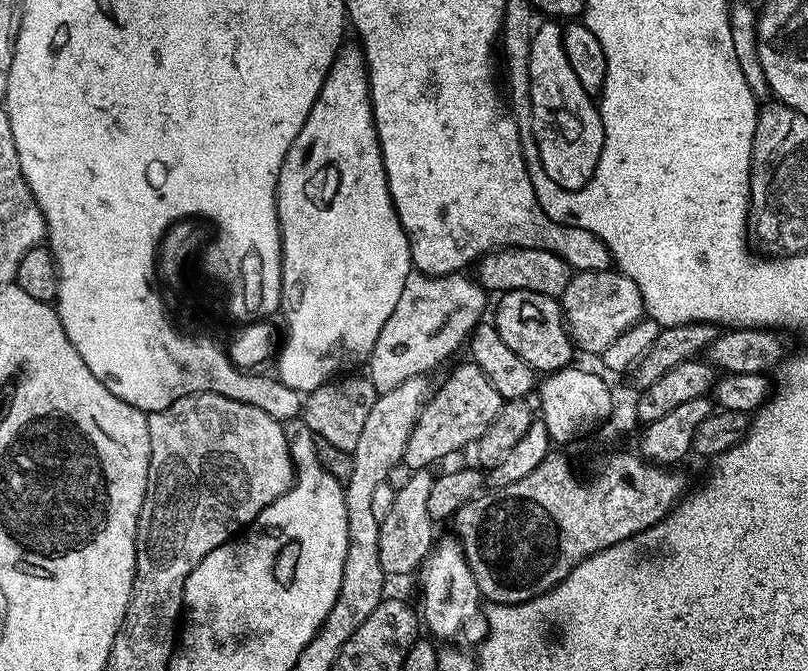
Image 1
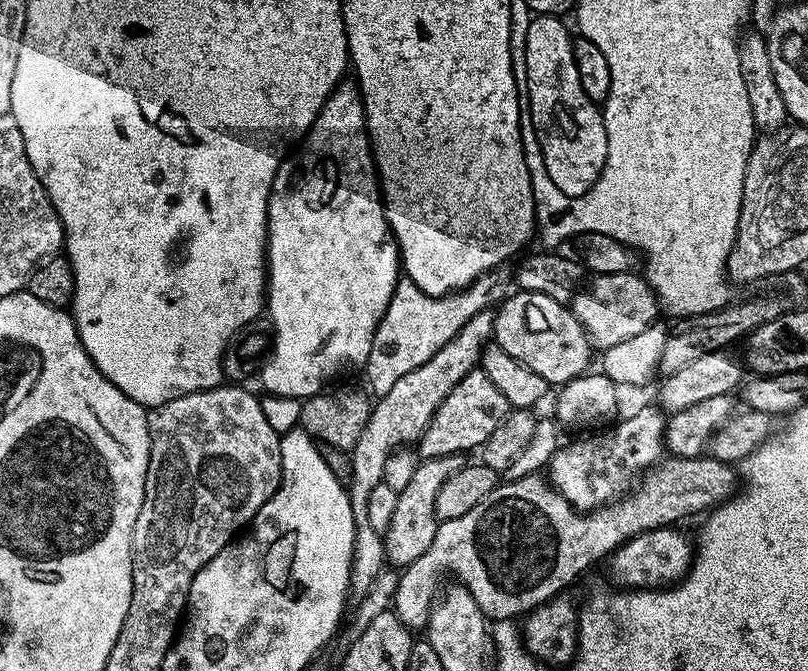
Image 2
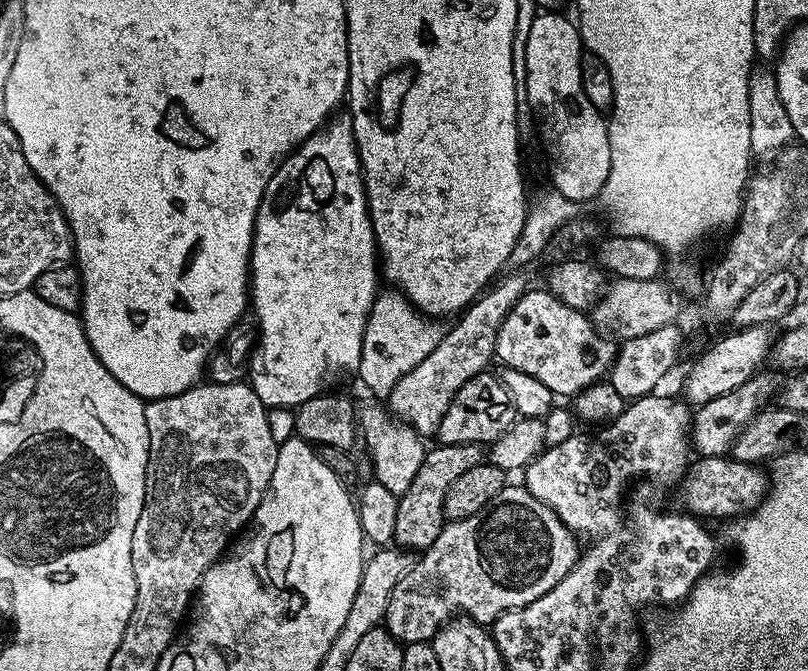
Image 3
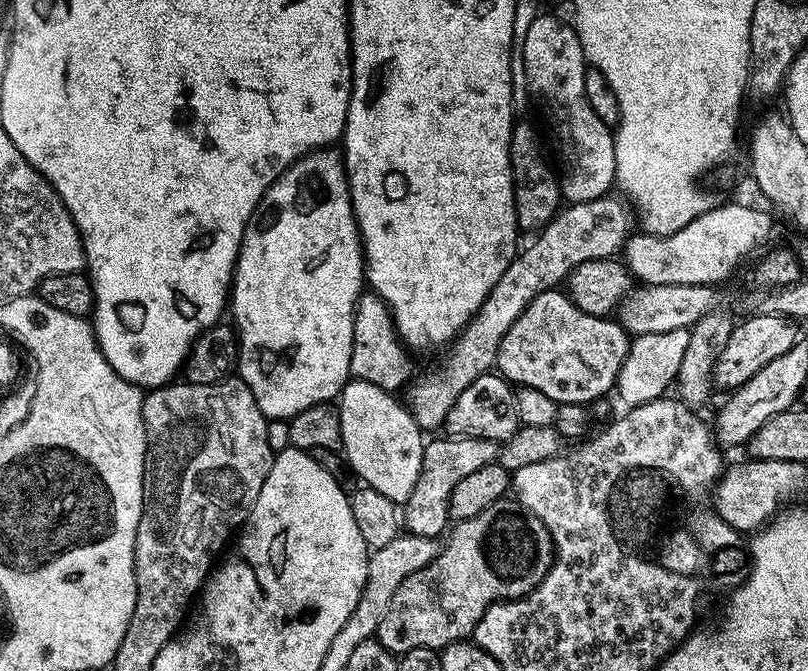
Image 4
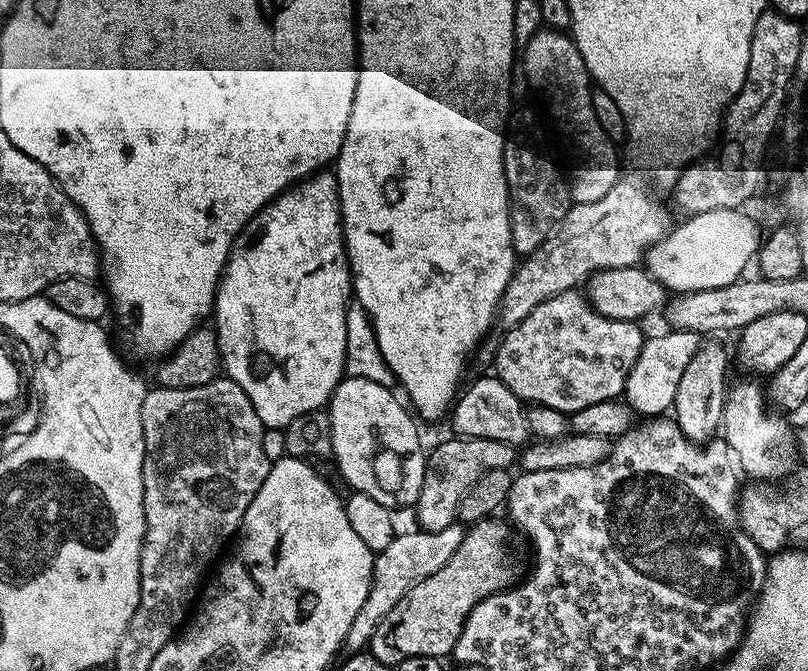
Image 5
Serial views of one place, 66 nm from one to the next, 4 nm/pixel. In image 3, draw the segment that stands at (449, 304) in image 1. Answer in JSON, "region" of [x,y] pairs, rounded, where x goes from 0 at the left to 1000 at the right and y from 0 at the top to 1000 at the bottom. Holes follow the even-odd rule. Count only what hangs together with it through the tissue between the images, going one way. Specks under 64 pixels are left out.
{"region":[[[494,432],[472,434],[460,453],[453,489],[448,498],[448,534],[443,565],[470,593],[479,593],[483,581],[498,563],[498,557],[507,557],[537,516],[550,502],[551,490],[545,489],[543,475],[526,471],[504,447]]]}

